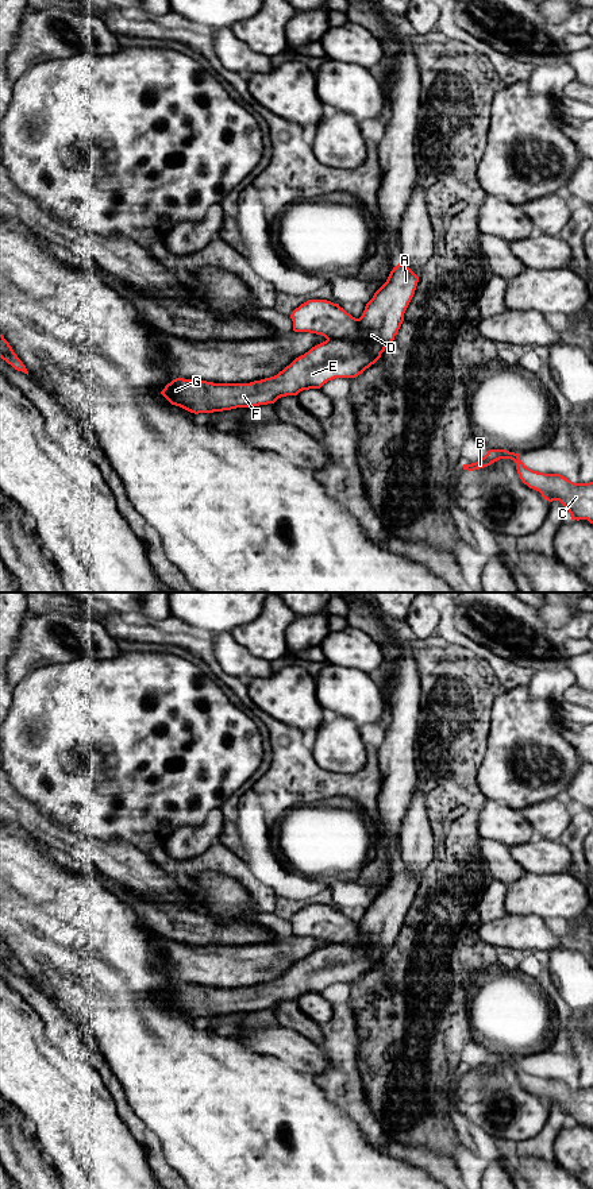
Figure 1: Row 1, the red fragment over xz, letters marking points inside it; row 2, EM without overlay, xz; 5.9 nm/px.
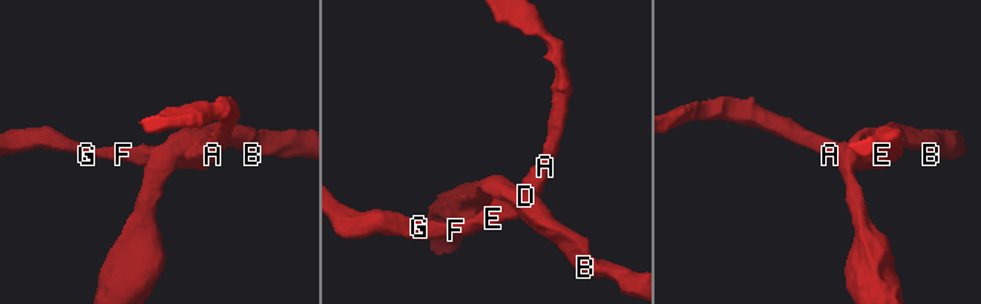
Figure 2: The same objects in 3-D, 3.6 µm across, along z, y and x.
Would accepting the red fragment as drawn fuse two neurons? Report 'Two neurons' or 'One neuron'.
Two neurons

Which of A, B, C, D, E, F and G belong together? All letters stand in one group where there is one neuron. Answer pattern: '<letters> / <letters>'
A D E F G / B C

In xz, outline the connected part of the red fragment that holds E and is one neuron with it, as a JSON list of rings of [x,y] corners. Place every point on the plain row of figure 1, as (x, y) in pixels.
[[[403,868],[390,876],[386,887],[366,908],[359,926],[359,941],[355,945],[326,945],[296,962],[277,980],[250,988],[213,988],[197,984],[176,983],[161,999],[176,1011],[190,1018],[213,1018],[236,1012],[274,1008],[278,1003],[297,1000],[303,995],[320,993],[335,983],[355,983],[371,970],[371,966],[392,949],[403,926],[404,918],[415,899],[419,881]]]

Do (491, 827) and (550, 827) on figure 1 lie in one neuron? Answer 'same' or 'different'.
different

